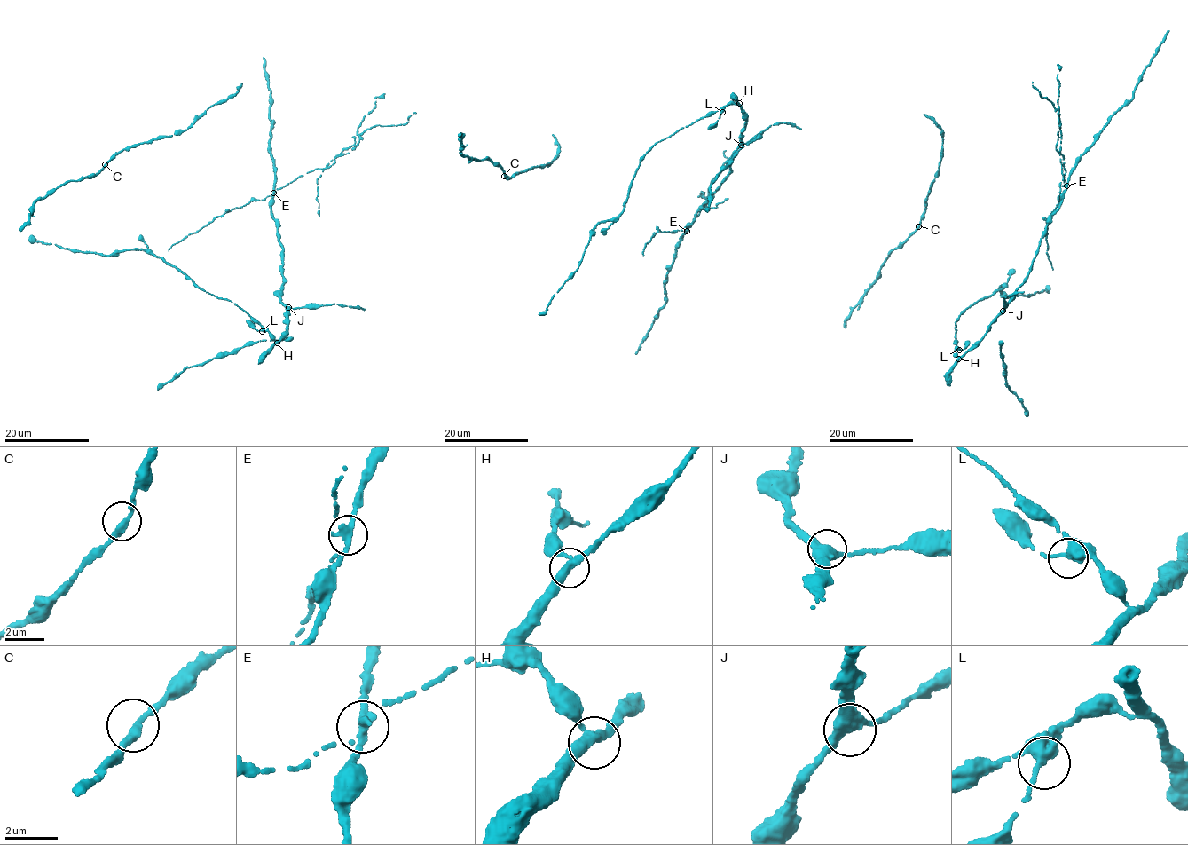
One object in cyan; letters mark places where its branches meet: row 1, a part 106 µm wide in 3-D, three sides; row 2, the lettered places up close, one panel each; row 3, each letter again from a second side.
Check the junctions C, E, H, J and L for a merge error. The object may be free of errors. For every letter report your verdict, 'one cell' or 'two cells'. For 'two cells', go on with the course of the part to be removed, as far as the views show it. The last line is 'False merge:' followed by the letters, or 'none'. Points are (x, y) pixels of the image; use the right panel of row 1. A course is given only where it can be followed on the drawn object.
C: one cell
E: two cells | (1066, 186), (1064, 159), (1056, 149), (1061, 135), (1058, 113), (1049, 100), (1042, 98), (1032, 82)
H: one cell
J: one cell
L: one cell
False merge: E

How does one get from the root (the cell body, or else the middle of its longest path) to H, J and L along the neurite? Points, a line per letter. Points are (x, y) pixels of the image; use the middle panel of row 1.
H: (707, 116), (726, 105), (739, 103)
J: (707, 116), (726, 105), (741, 105), (745, 122), (741, 132), (741, 145)
L: (707, 116), (719, 110), (722, 112)

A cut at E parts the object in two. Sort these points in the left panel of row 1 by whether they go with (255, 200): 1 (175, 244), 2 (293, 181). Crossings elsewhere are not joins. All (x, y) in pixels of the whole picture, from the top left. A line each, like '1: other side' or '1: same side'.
1: same side
2: same side

